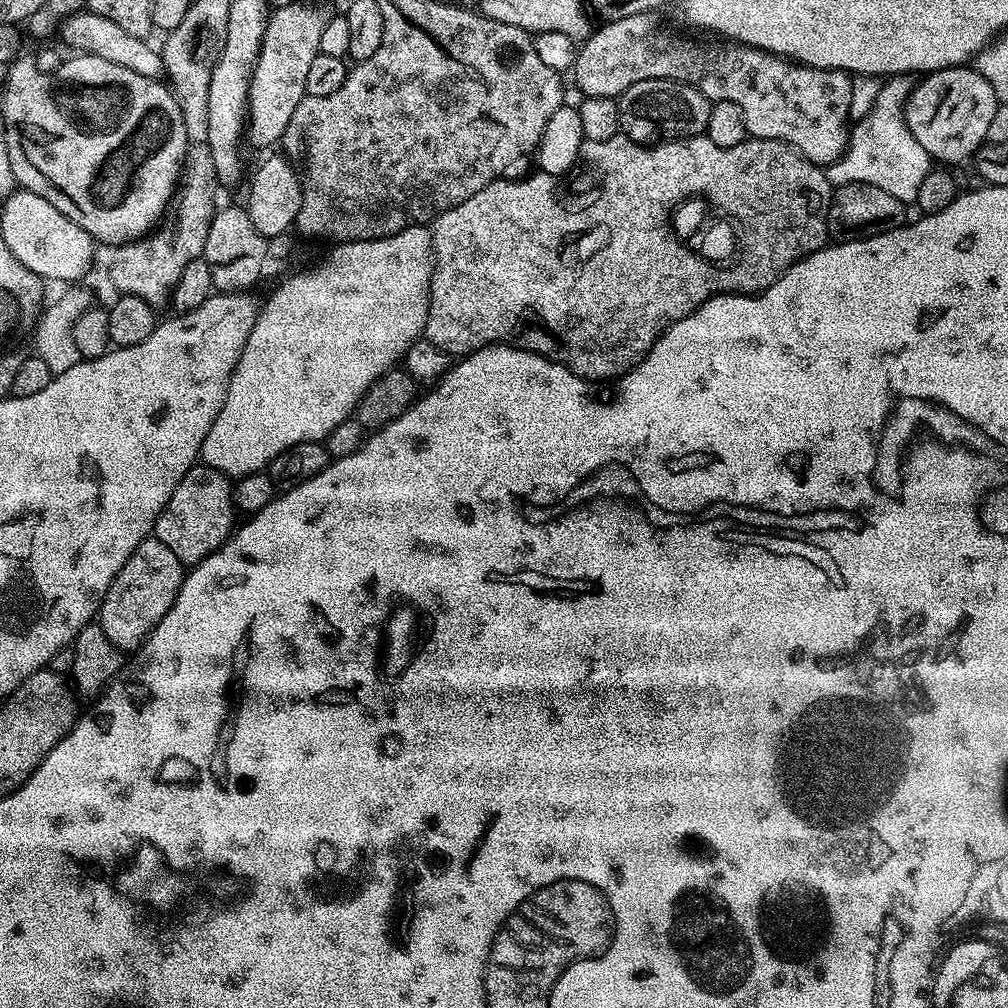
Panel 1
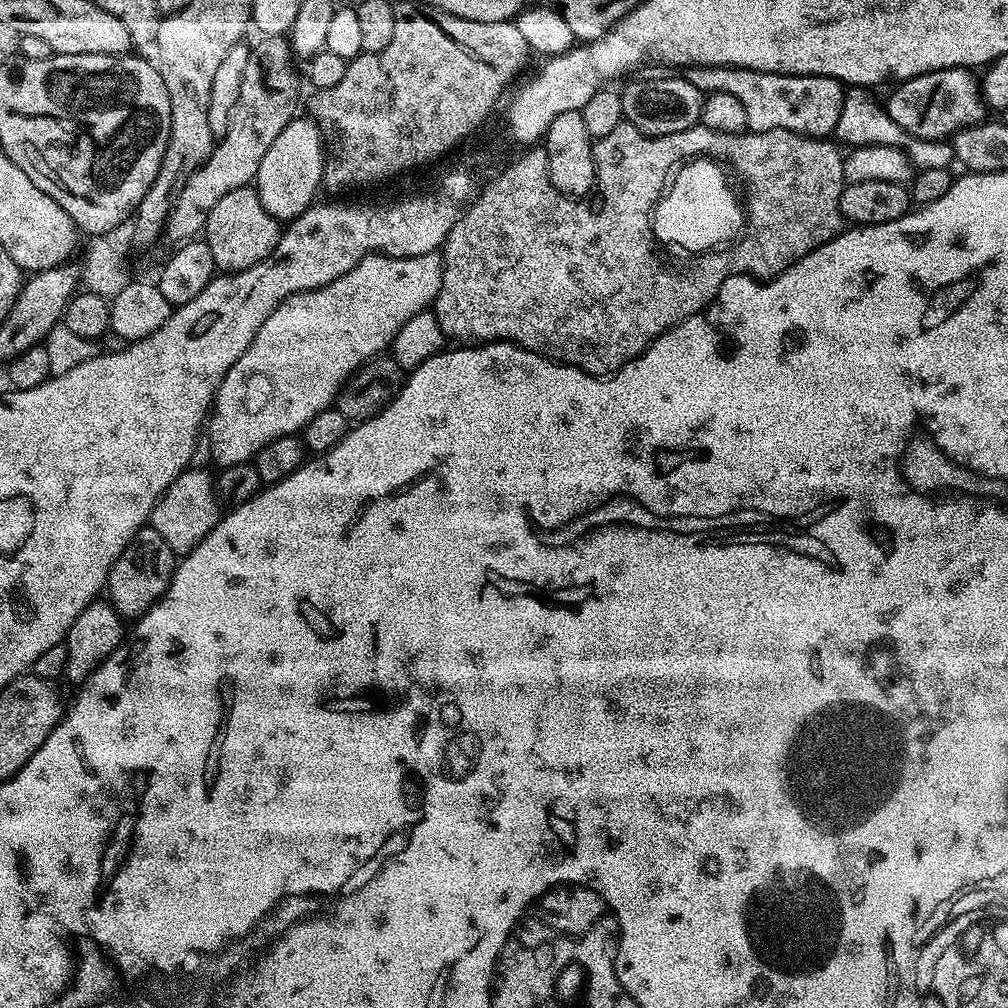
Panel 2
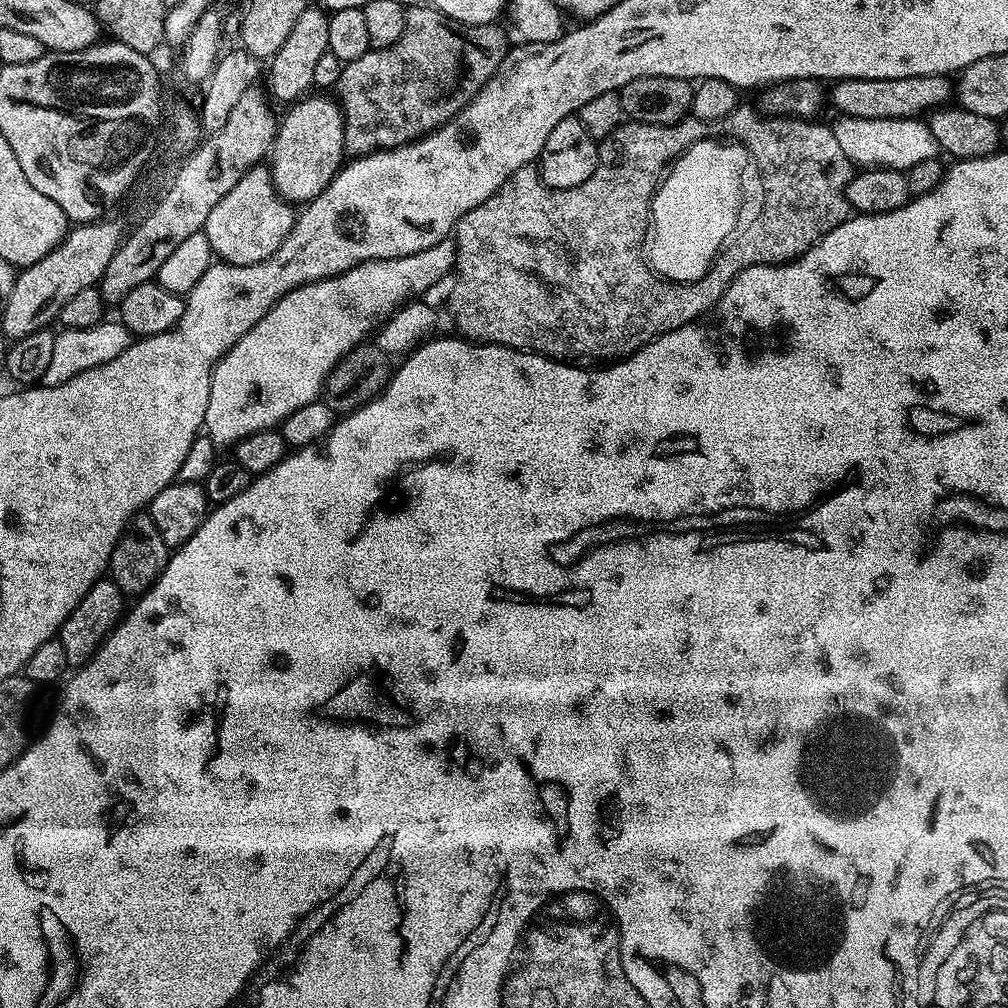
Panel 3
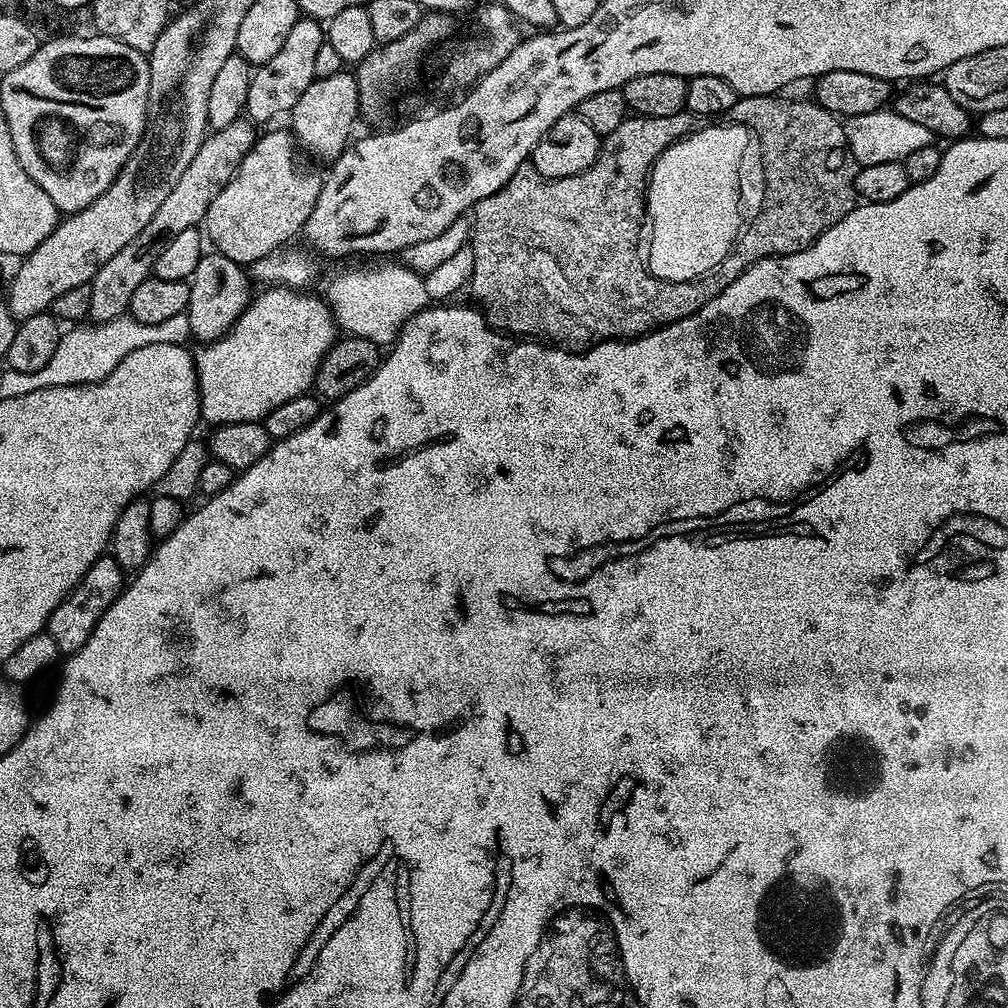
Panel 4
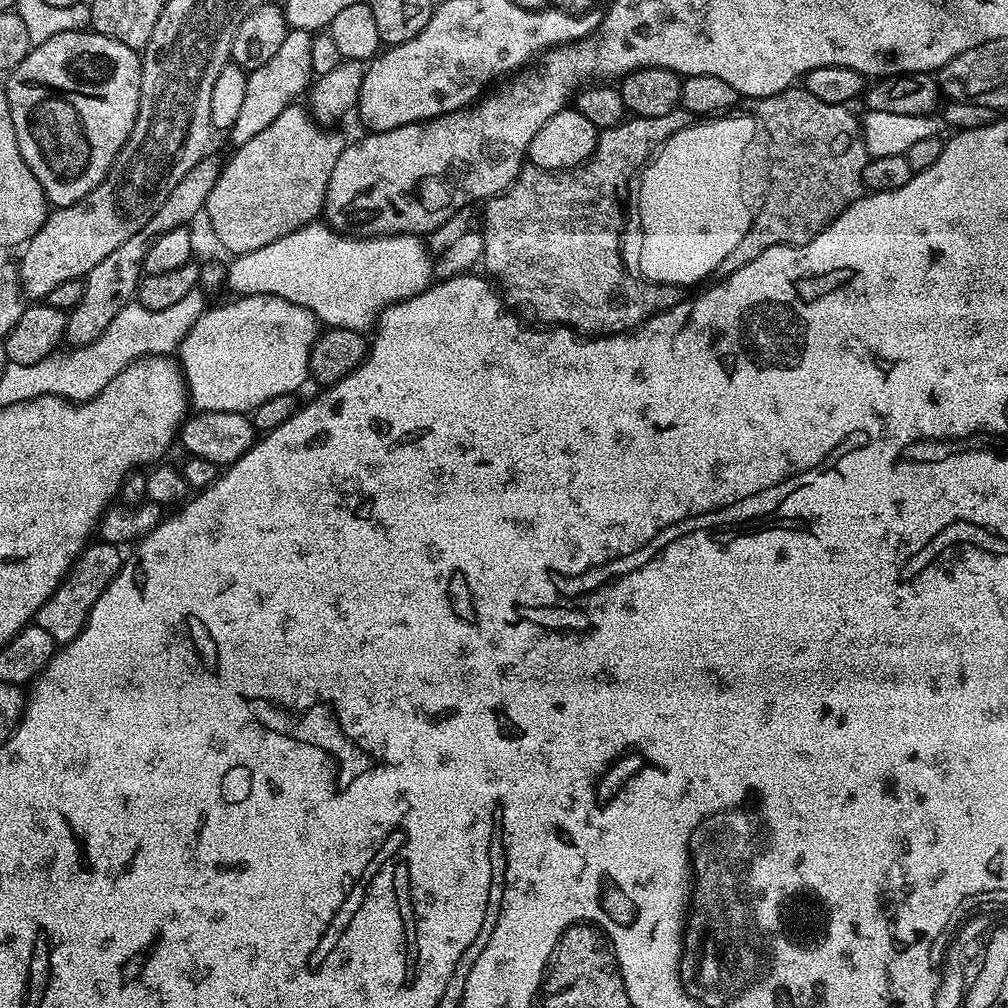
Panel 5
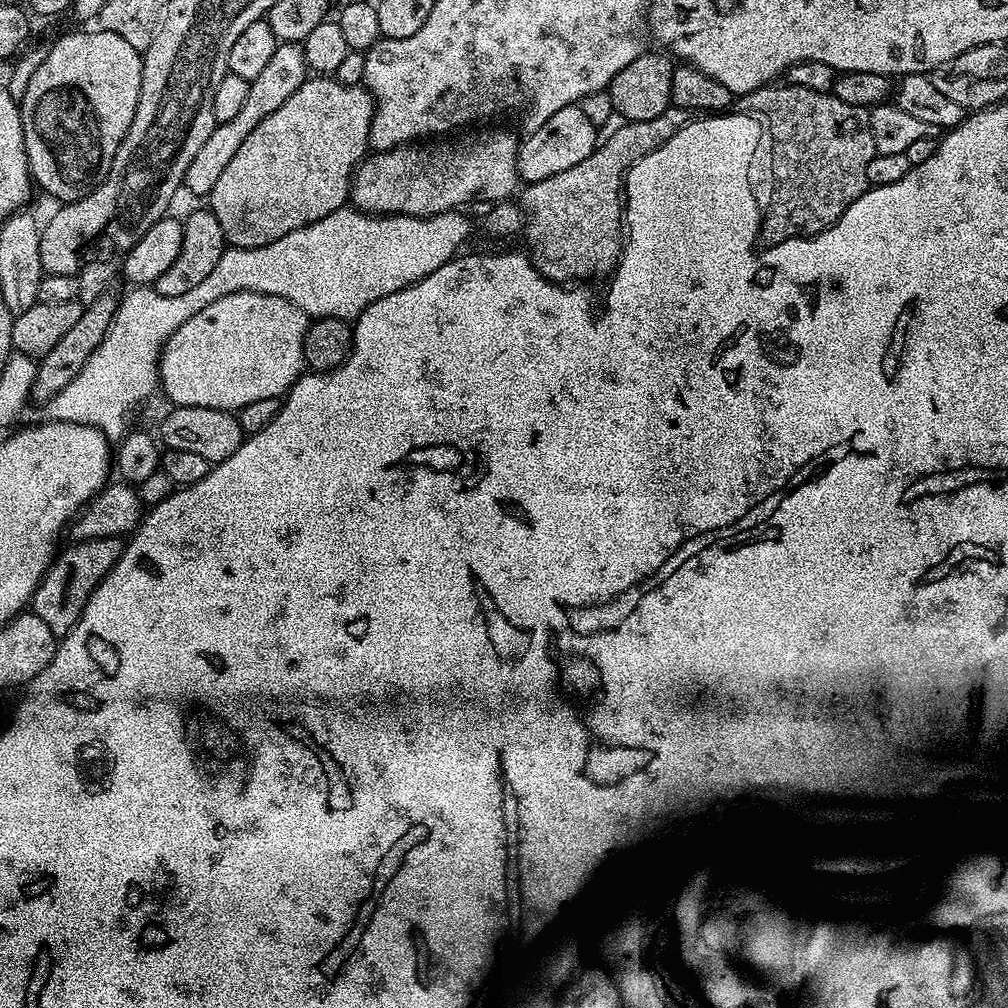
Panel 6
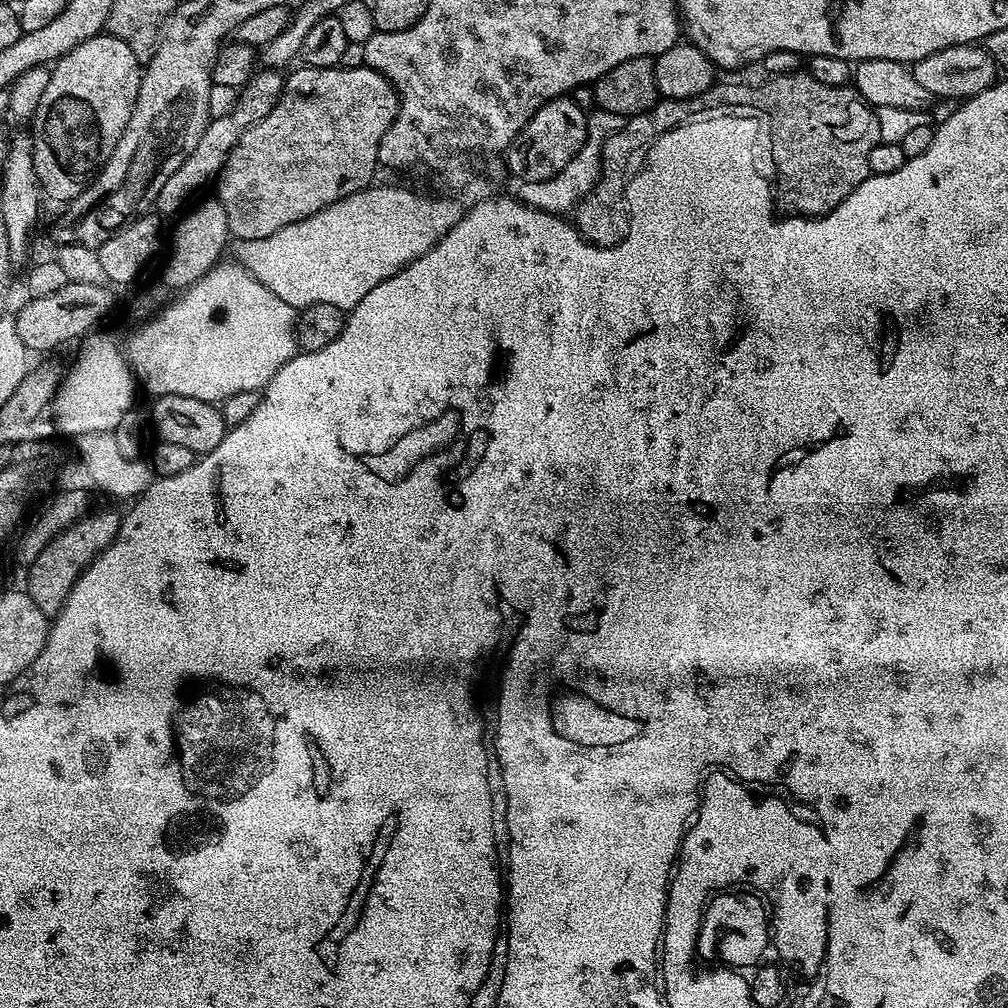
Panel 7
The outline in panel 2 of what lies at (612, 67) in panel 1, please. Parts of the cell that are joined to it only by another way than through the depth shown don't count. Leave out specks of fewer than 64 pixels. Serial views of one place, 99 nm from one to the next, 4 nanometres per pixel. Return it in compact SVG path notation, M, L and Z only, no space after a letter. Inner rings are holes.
M693 66L687 69L686 78L698 91L705 94L734 94L734 98L738 98L746 110L751 131L790 130L817 138L828 138L835 133L846 91L845 85L829 76L787 76L777 72L759 72L731 66Z

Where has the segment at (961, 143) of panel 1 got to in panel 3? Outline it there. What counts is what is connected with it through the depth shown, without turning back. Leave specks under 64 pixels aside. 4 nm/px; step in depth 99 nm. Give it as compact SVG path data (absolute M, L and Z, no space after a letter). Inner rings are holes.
M911 76L910 78L886 78L885 80L837 81L830 90L830 100L845 116L858 118L902 118L915 120L945 107L953 99L954 84L948 76Z

